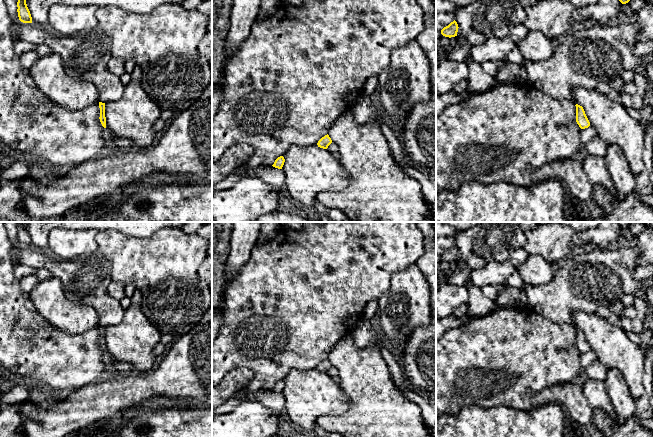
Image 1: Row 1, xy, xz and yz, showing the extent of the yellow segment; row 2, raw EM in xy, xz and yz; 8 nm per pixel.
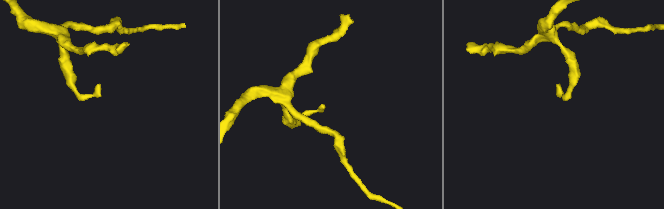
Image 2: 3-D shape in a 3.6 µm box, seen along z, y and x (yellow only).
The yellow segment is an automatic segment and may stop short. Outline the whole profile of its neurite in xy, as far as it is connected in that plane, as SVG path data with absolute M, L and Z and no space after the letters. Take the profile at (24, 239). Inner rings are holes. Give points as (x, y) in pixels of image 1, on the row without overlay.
M18 222L17 236L19 244L23 247L32 247L32 241L26 228L27 222Z

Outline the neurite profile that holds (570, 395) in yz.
M578 381L548 387L531 399L533 408L547 403L565 406L570 413L570 418L578 424L587 425L592 421L594 410L589 405L582 385Z

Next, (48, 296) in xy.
M56 277L40 280L30 297L39 313L60 330L81 334L99 326L98 312L92 306L68 299Z

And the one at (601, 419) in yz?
M596 409L593 412L591 421L602 433L608 435L611 429L611 419L609 414L602 410Z

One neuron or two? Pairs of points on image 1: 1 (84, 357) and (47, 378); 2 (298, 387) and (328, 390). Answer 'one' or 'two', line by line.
1: one
2: one

